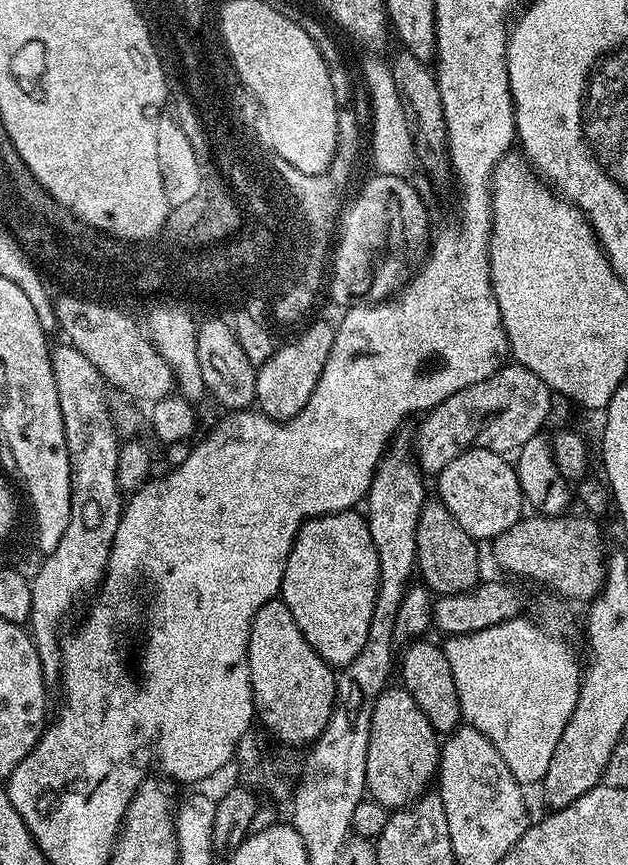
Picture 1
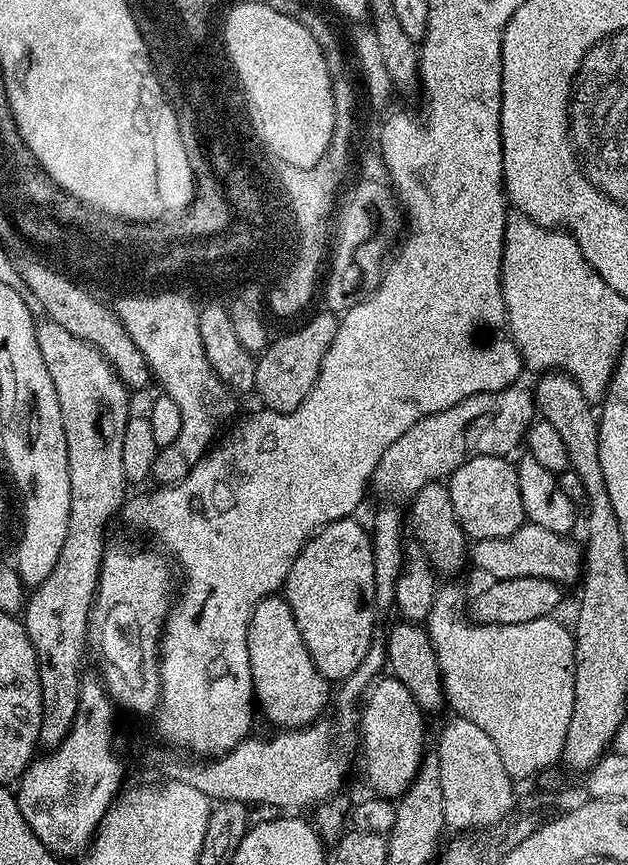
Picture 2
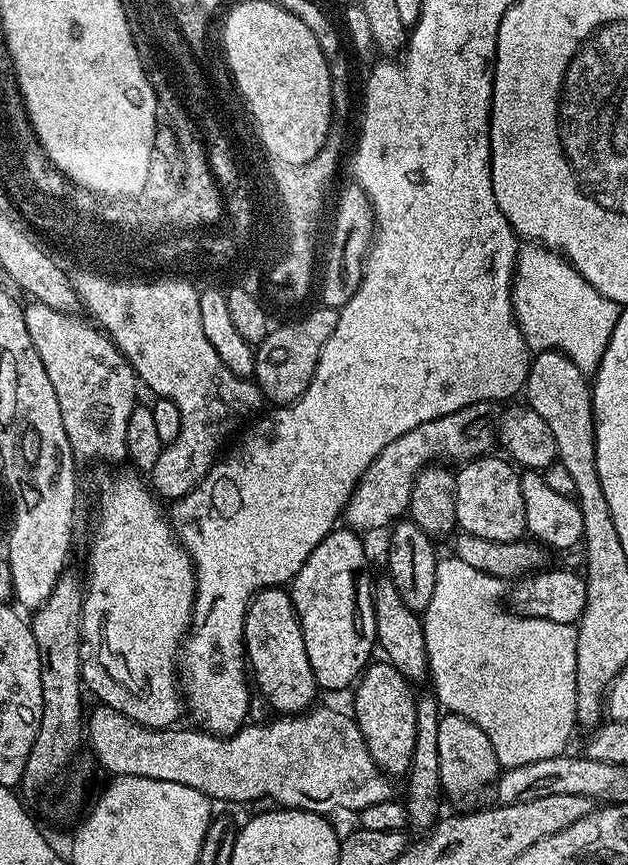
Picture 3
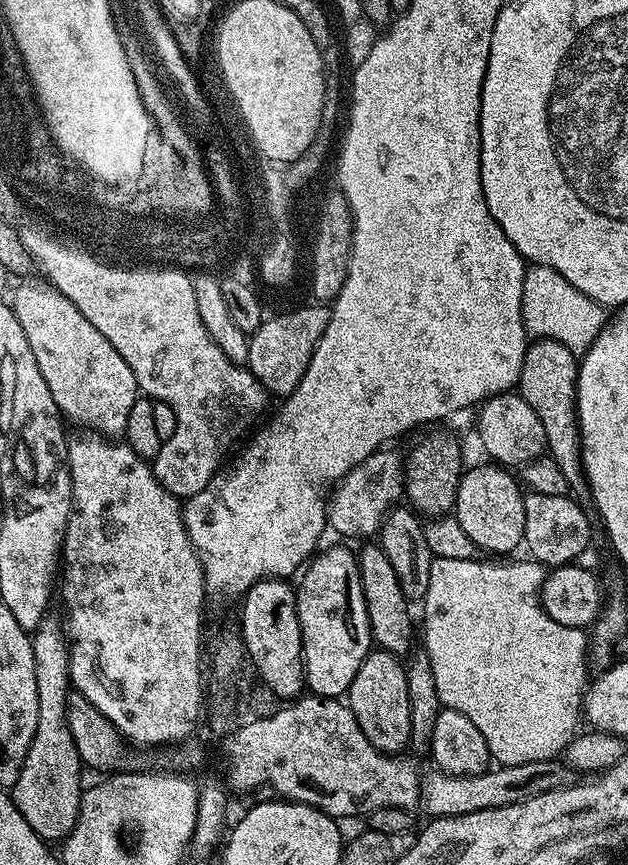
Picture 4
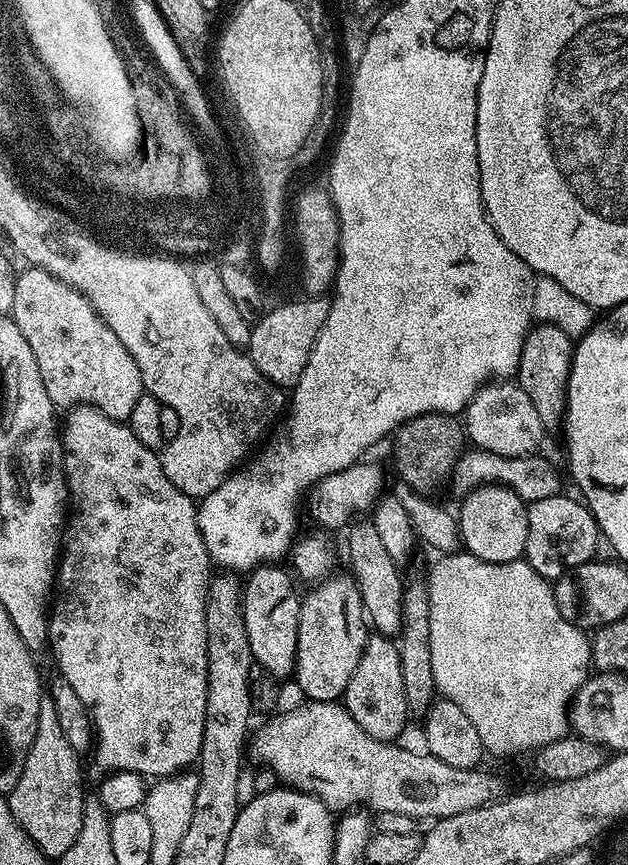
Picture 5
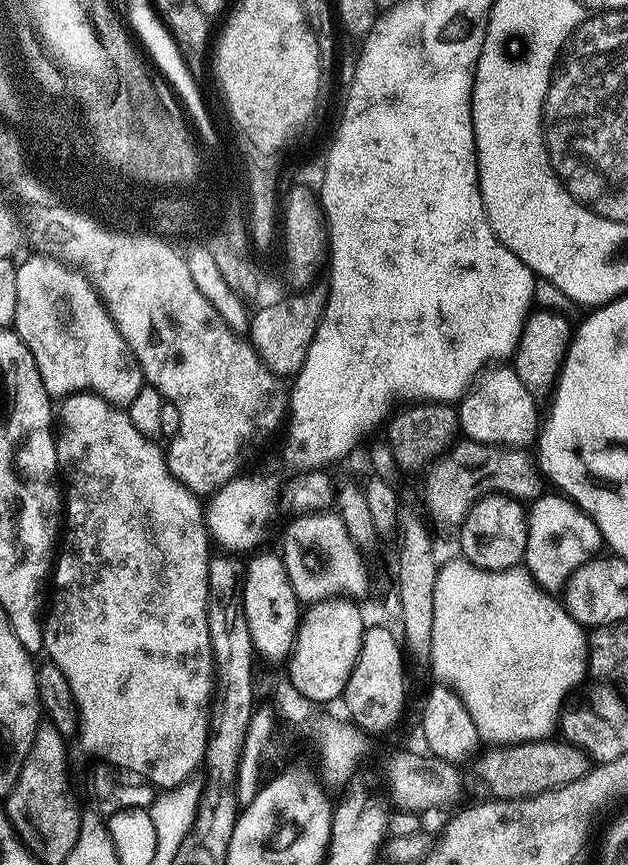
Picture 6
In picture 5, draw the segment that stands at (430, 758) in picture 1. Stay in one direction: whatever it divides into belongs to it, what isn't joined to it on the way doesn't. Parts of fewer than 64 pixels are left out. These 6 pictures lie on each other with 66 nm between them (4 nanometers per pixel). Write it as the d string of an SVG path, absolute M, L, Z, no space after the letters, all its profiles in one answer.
M379 634L369 635L362 650L362 658L358 658L358 667L350 677L350 682L346 682L342 703L354 718L354 722L358 722L358 726L362 726L362 730L366 730L370 738L385 742L401 739L399 736L410 723L410 717L406 706L406 693L402 690L400 650L395 639Z

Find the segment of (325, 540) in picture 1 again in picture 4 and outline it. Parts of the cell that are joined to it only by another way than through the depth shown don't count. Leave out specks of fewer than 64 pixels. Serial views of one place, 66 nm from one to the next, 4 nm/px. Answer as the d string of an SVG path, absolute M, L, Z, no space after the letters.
M348 548L317 551L303 569L300 584L295 585L296 613L304 655L304 683L314 696L343 697L350 682L354 682L354 674L358 674L358 666L362 666L374 648L356 557L357 553Z

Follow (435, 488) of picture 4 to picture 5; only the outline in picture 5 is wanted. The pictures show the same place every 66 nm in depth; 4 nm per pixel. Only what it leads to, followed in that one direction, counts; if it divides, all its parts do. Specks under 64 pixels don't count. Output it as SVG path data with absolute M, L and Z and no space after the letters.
M427 412L404 421L394 433L395 440L399 479L421 494L432 494L443 480L451 477L452 467L466 448L466 433L461 421L447 412Z

